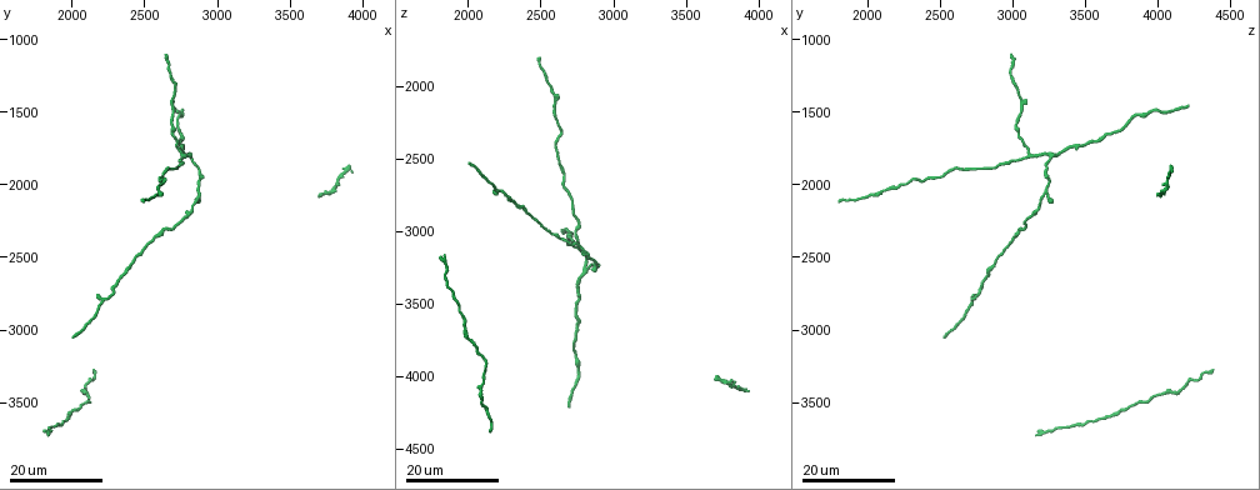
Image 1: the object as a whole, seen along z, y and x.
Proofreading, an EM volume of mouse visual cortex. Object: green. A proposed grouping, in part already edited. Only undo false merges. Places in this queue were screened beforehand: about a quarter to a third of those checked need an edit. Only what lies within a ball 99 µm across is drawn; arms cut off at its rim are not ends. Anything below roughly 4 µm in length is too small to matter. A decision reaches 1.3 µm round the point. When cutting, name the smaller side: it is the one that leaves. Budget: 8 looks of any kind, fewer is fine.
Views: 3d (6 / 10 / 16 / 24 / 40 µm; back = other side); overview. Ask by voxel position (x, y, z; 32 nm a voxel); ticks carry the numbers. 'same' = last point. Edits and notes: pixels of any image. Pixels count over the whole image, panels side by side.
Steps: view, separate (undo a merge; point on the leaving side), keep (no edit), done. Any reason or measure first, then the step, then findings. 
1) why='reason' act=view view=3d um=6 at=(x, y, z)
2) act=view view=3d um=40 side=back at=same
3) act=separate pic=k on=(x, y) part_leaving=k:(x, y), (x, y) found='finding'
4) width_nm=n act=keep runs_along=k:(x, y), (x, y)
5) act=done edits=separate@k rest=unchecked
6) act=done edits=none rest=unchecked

act=view view=3d um=24 at=(2740, 1700, 3620)

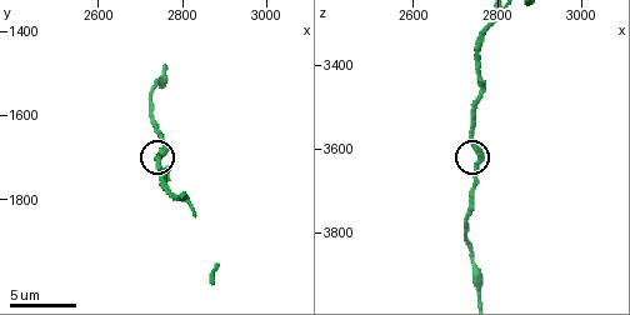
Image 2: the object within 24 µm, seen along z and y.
act=view view=3d um=6 at=(2760, 1680, 3615)

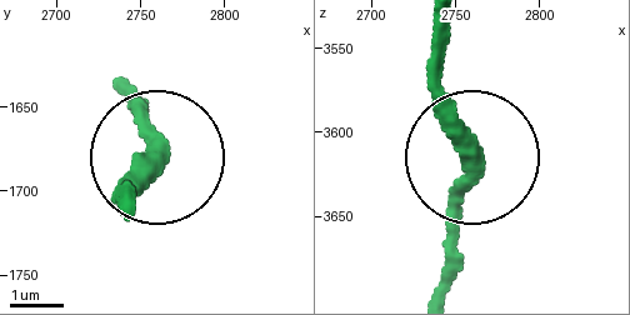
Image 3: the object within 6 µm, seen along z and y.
act=keep runs_along=3:(439, 31), (439, 98), (479, 165), (451, 219), (451, 255) found='all the same cell'

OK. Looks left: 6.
why='branch point' act=view view=3d um=16 at=(2780, 1800, 3120)

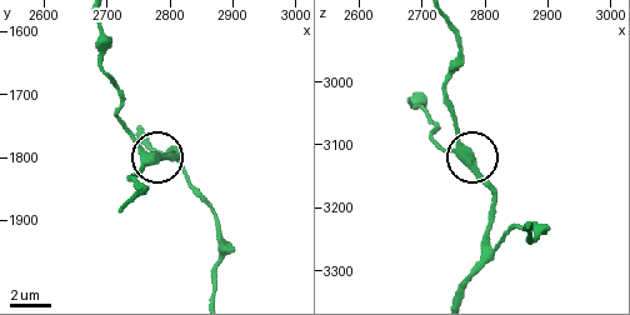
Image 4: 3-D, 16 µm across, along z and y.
why='zoom in' act=view view=3d um=10 at=(2750, 1800, 3115)

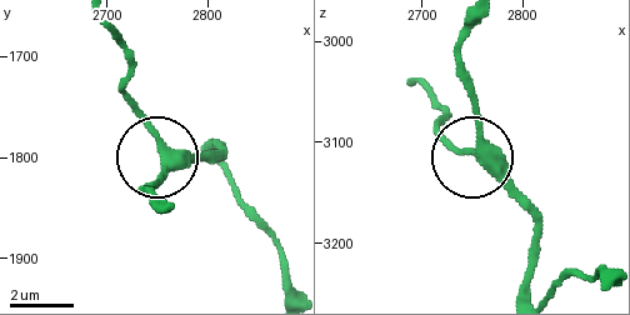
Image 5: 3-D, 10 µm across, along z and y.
width_nm=300 act=keep runs_along=5:(284, 294), (274, 230), (219, 149), (165, 154), (125, 95) found='all the same cell'

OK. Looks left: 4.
why='three-way junction' act=view view=3d um=24 at=(2800, 1780, 3260)

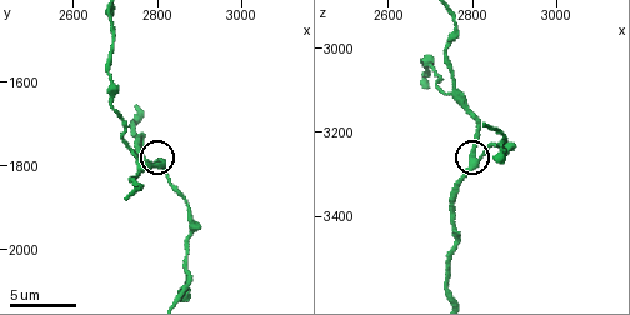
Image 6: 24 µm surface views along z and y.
why='closer look' act=view view=3d um=6 at=same

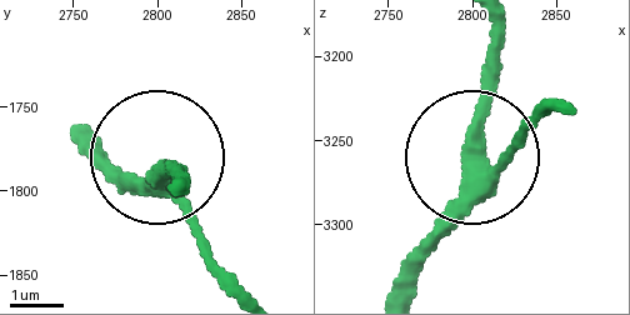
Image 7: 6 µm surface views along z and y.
width_nm=340 act=keep runs_along=7:(244, 285), (150, 164), (178, 178) found='one cell here'

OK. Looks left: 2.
why='calibre changes' act=view view=3d um=16 at=(2780, 2220, 3100)

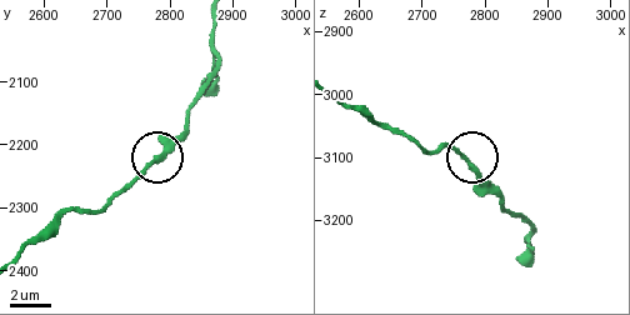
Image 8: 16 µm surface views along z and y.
why='zoom in' act=view view=3d um=10 at=(2780, 2220, 3115)

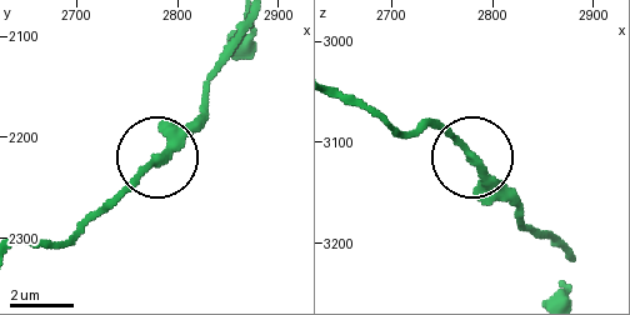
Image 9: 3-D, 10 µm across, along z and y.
act=keep runs_along=9:(20, 244), (69, 234), (203, 115) found='all the same cell'

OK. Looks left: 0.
act=done edits=none rest=unchecked

